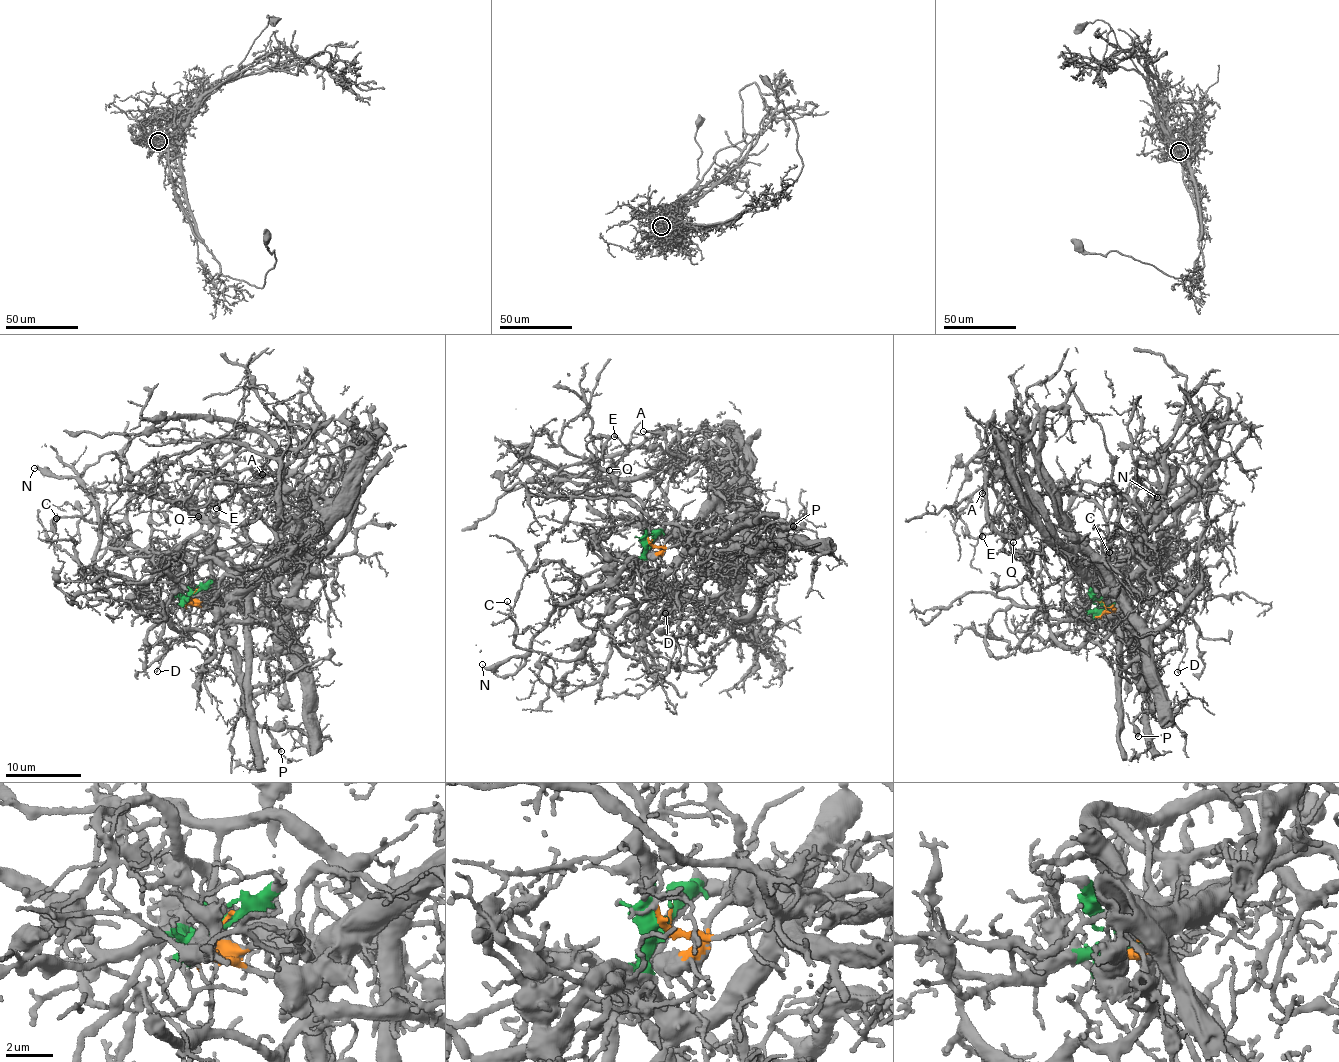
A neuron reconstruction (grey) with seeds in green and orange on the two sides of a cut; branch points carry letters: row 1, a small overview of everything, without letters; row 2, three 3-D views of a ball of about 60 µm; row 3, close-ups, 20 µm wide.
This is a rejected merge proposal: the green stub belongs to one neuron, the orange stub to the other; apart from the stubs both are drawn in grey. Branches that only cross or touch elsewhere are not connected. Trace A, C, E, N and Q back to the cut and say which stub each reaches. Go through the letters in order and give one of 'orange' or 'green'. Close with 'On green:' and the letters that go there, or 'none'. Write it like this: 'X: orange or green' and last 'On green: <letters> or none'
A: orange
C: green
E: orange
N: green
Q: orange
On green: C, N

